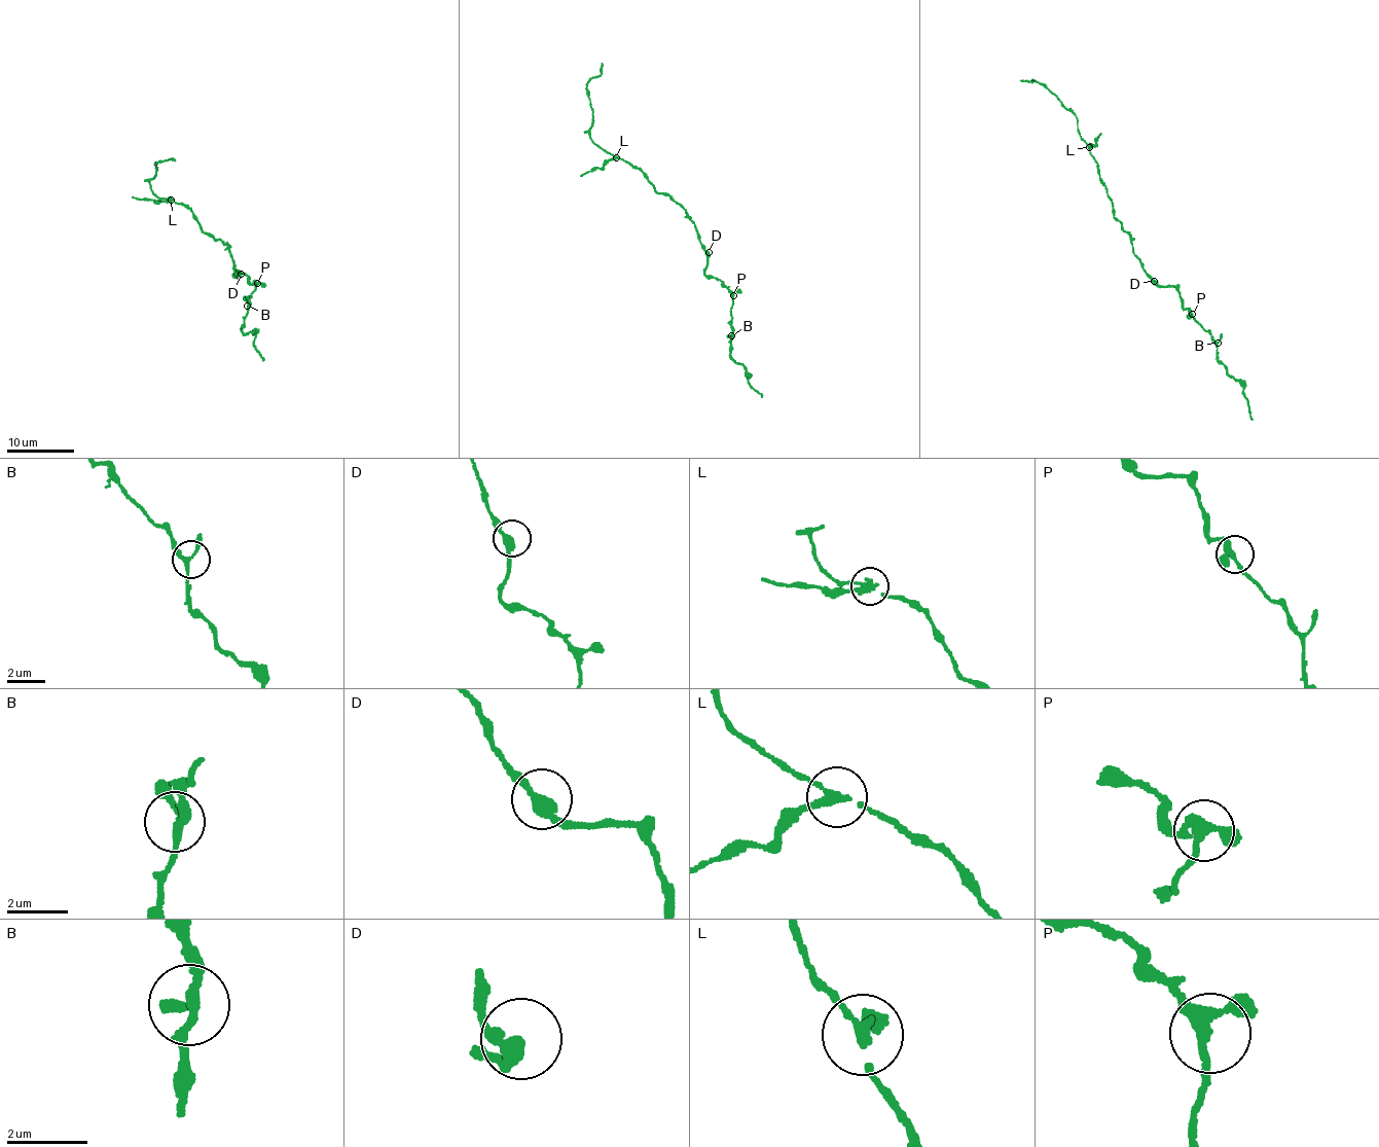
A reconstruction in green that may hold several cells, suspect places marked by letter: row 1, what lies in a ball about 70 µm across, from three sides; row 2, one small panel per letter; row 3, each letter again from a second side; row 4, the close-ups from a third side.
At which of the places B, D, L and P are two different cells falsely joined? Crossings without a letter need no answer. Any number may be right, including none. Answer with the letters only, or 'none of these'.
L

